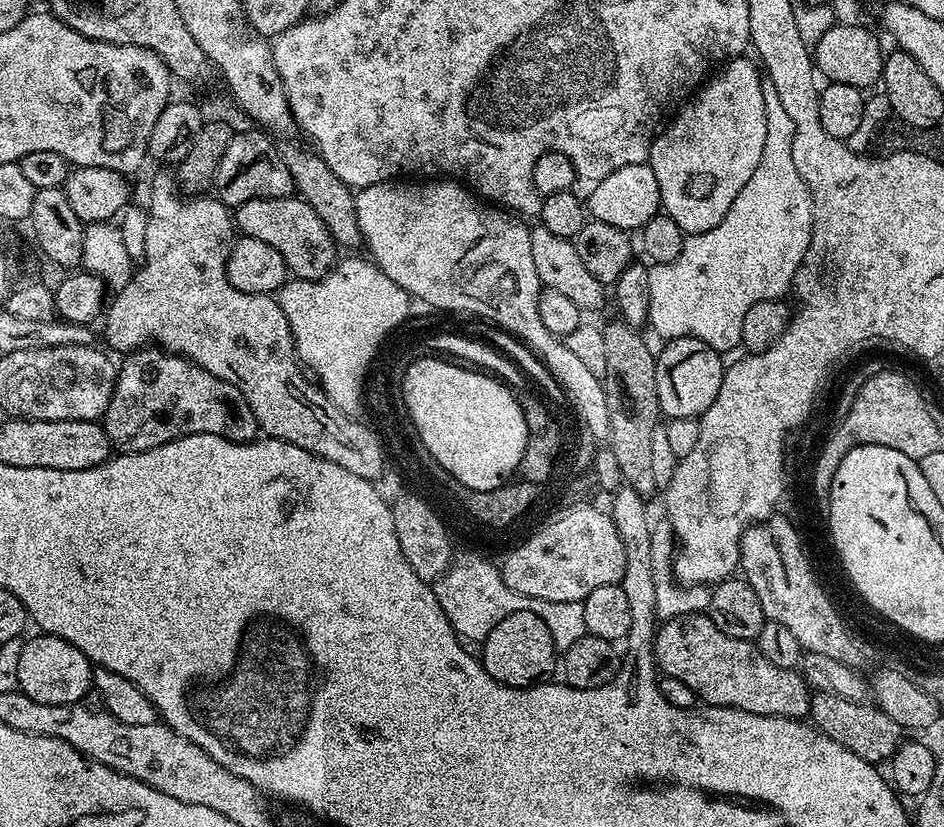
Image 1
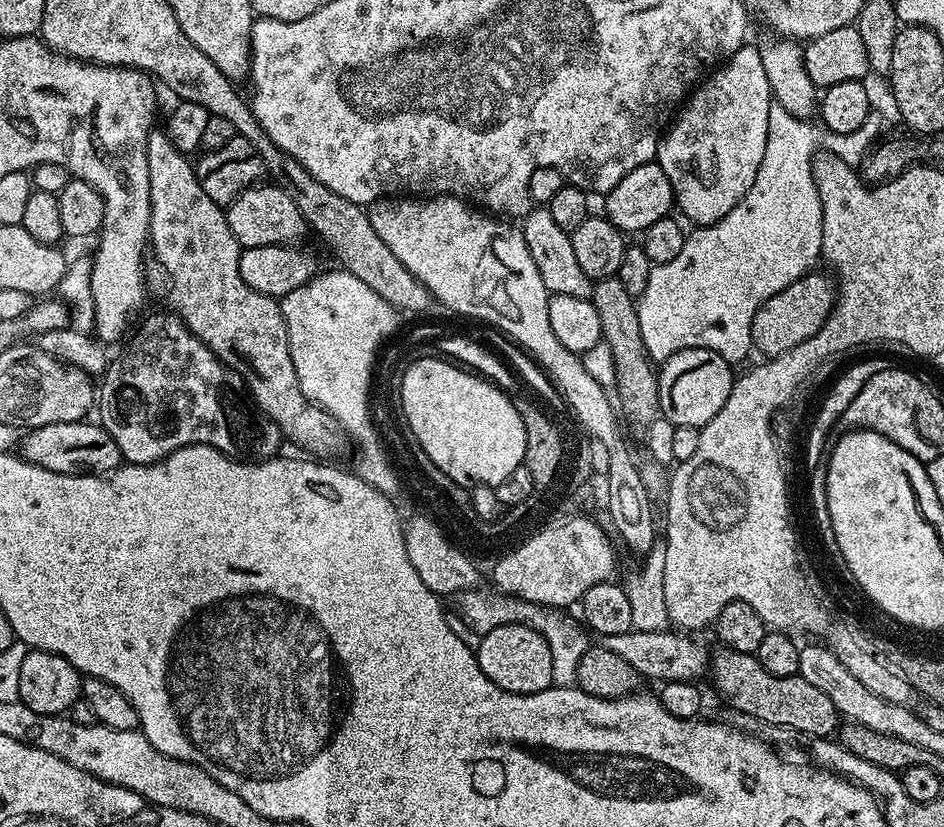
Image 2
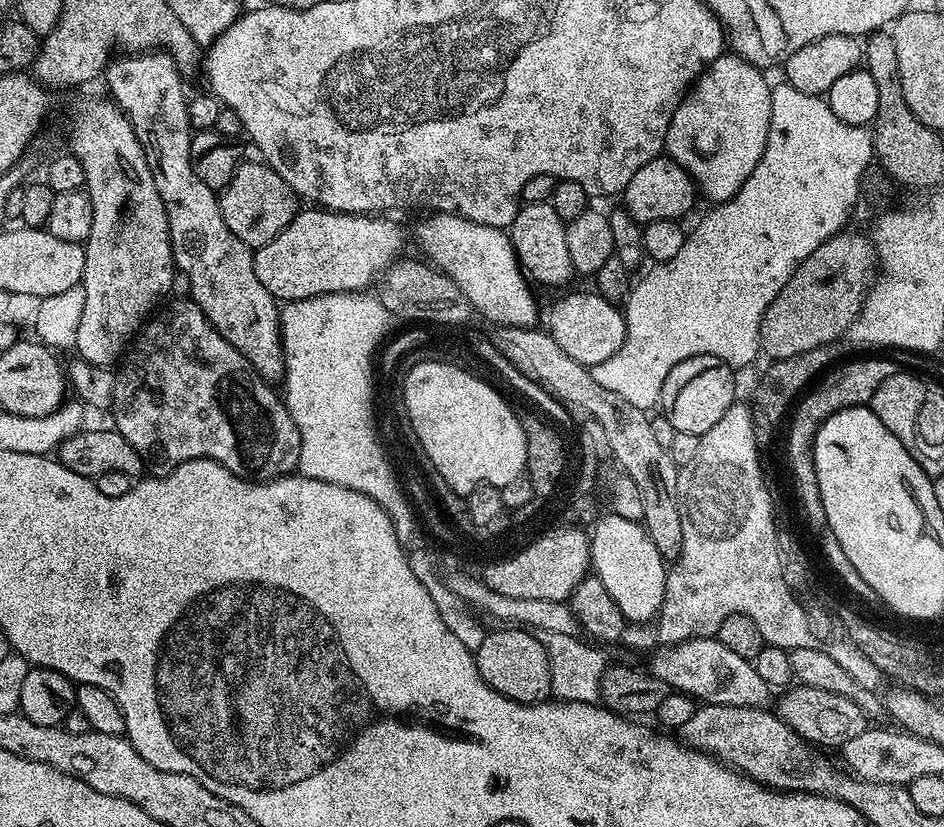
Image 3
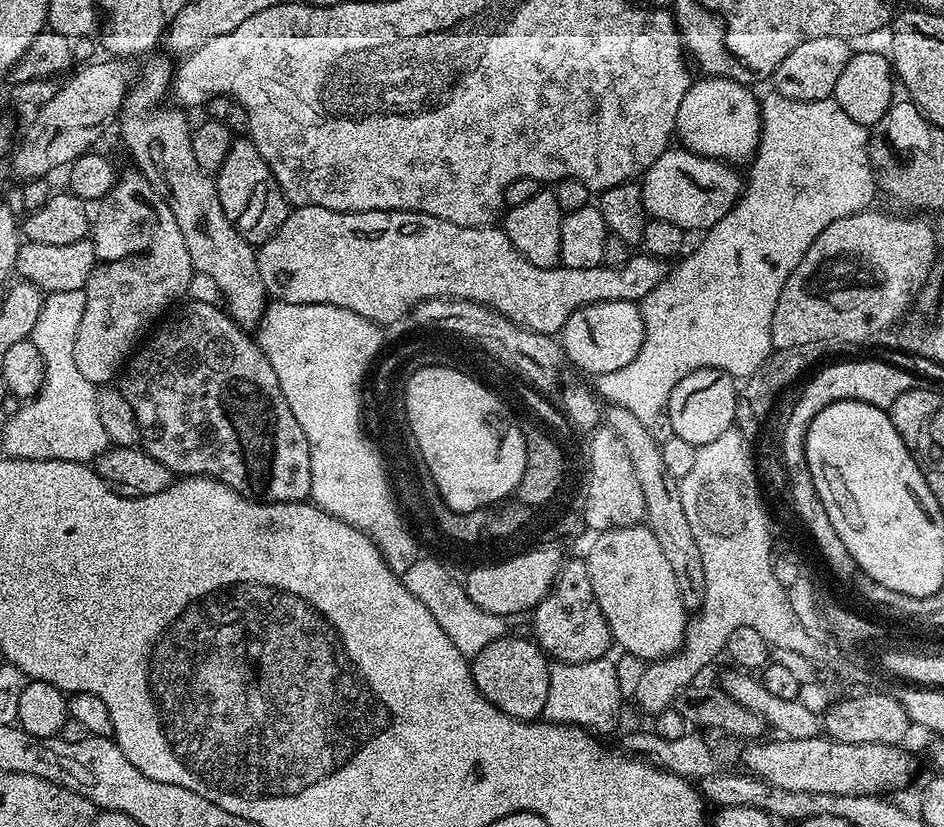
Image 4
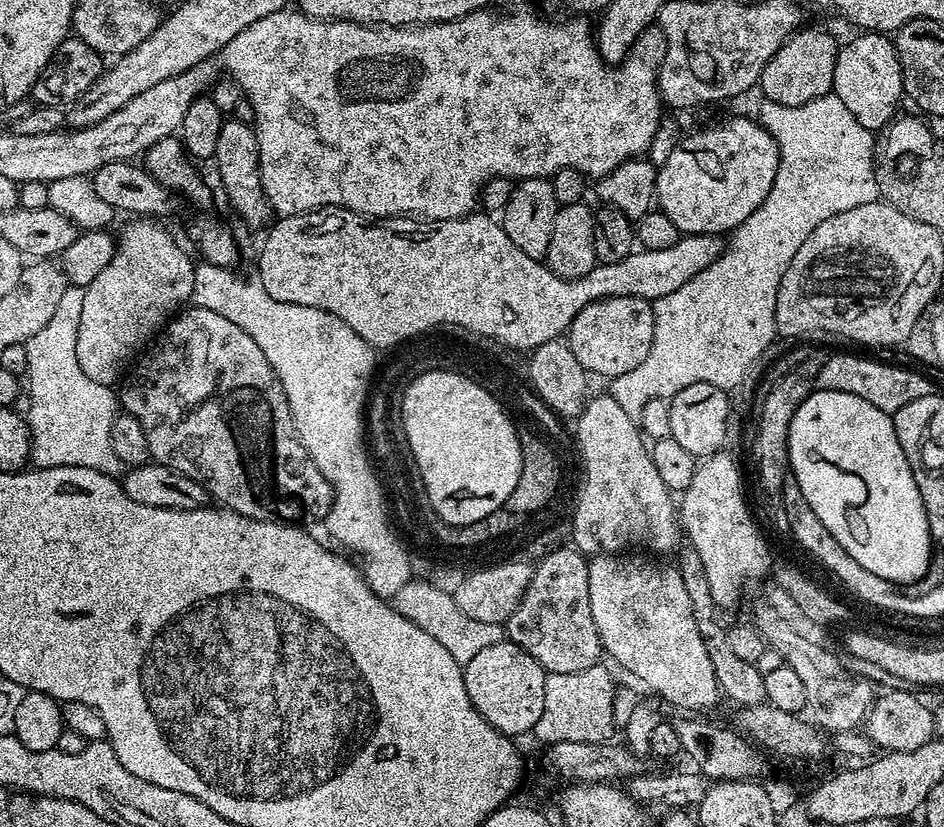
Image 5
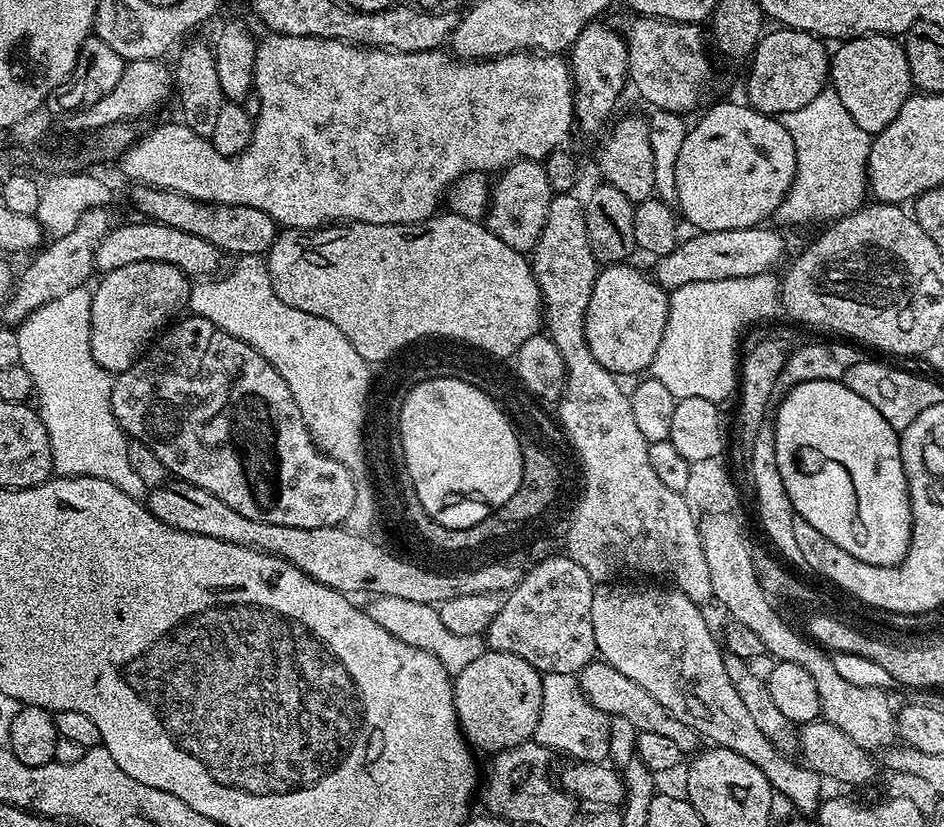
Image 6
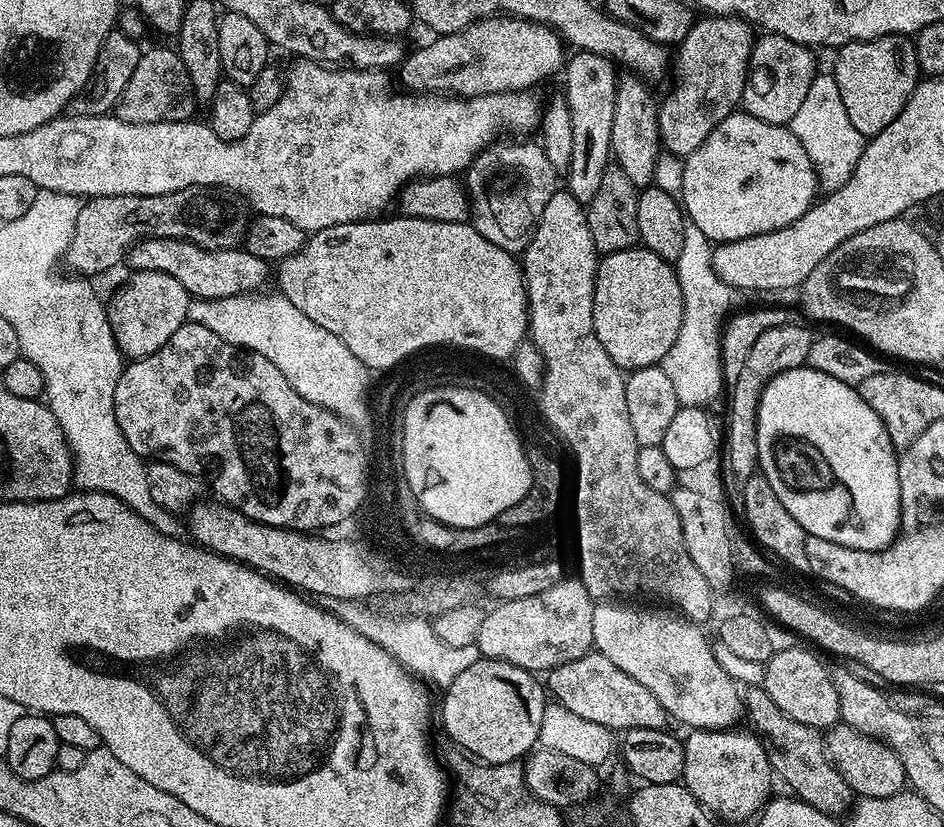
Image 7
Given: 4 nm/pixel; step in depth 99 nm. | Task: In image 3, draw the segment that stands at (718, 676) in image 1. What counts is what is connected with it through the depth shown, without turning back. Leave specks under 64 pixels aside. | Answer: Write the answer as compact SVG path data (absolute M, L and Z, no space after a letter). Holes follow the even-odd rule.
M800 684L789 687L781 696L784 697L781 698L780 705L775 705L774 708L776 715L809 744L821 749L839 749L846 742L850 742L850 738L858 738L858 734L862 734L869 727L869 717L865 716L864 711L853 700L842 694L830 694L830 690L814 690Z

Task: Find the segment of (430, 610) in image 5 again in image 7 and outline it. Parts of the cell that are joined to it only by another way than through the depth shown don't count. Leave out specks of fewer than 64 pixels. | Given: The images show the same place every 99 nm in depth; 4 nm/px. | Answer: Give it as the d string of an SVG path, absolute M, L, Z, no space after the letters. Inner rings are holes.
M319 597L319 607L338 618L344 624L350 626L356 633L381 648L390 658L402 667L409 675L432 683L438 688L448 688L450 683L458 678L459 674L482 657L476 644L464 647L448 647L437 642L437 636L433 634L431 625L423 619L392 618L390 616L377 616L377 614L364 607L361 601L340 598Z

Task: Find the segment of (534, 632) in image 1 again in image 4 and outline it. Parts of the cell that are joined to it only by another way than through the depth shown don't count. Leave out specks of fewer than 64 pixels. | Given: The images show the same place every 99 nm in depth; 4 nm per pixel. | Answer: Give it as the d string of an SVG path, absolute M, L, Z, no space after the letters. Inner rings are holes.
M511 634L500 636L478 655L471 657L470 667L478 690L490 703L516 720L532 722L544 715L550 694L550 660L535 639L527 639Z

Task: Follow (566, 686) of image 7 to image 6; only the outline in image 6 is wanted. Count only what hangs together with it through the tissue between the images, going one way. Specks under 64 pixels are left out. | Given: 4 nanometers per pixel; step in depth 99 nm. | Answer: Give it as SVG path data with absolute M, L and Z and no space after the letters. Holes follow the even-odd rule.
M597 658L582 669L578 679L584 696L608 717L622 715L634 724L637 732L662 734L665 738L670 738L678 746L681 754L692 754L697 751L698 735L695 729L683 723L681 719L674 718L649 691L644 690L637 682L631 681L625 674L619 673L614 666Z

